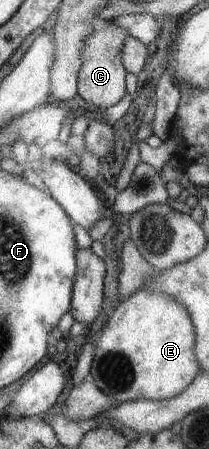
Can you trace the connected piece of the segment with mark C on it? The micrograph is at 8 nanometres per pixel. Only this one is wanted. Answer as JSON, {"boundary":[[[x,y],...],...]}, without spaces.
{"boundary":[[[99,22],[96,29],[87,37],[81,49],[81,66],[77,73],[77,94],[96,108],[107,108],[124,97],[124,75],[126,70],[121,65],[123,41],[128,36],[121,27]]]}

